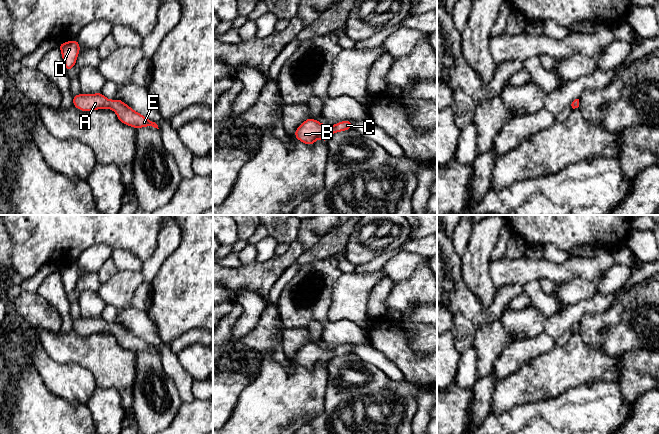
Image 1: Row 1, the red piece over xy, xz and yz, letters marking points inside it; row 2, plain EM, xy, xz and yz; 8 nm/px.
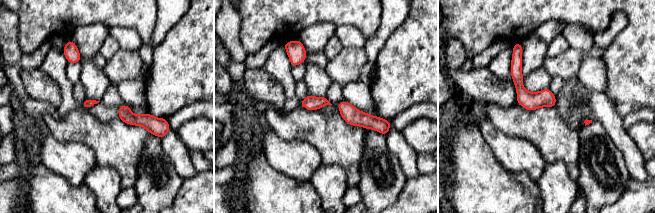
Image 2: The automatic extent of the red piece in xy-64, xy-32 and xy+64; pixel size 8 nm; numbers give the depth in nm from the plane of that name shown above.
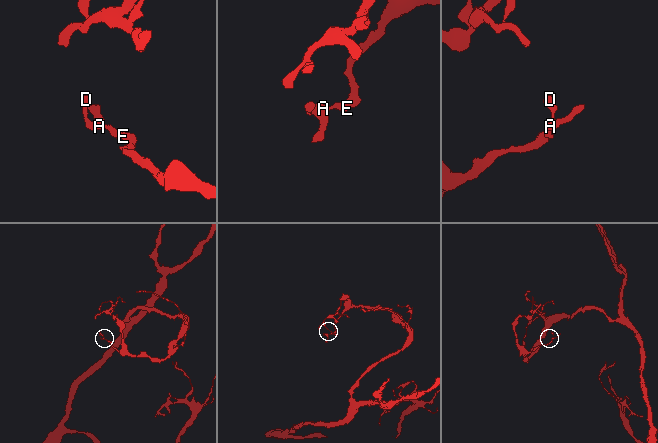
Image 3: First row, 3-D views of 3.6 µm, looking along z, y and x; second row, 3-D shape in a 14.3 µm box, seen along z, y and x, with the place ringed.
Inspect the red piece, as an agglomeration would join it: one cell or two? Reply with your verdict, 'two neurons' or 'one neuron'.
one neuron

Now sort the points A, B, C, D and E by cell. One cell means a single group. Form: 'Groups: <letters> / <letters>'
Groups: A B C D E

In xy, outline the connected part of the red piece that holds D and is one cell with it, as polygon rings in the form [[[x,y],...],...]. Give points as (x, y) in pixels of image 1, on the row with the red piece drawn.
[[[75,39],[59,44],[59,48],[61,50],[65,69],[68,72],[71,68],[75,66],[80,51],[80,45]]]

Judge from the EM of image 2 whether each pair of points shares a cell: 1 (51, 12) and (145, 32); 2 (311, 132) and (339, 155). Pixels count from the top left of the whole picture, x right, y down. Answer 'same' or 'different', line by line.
1: same
2: same

